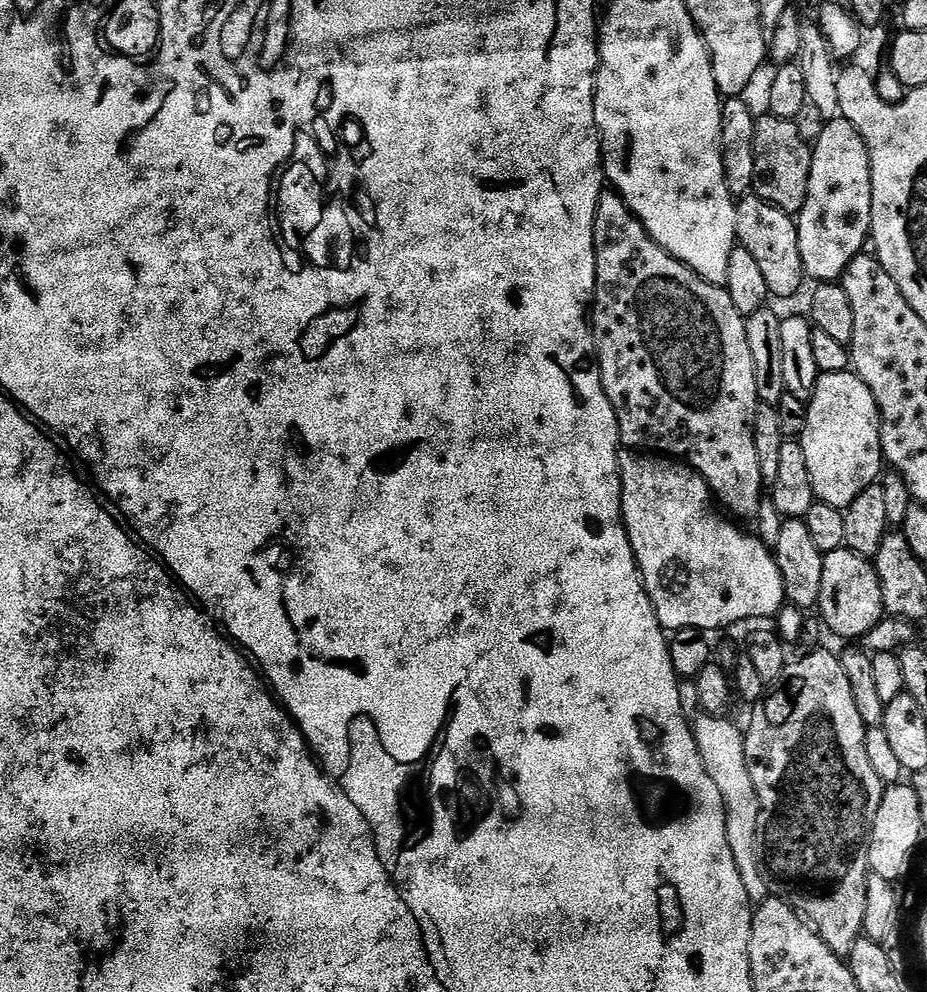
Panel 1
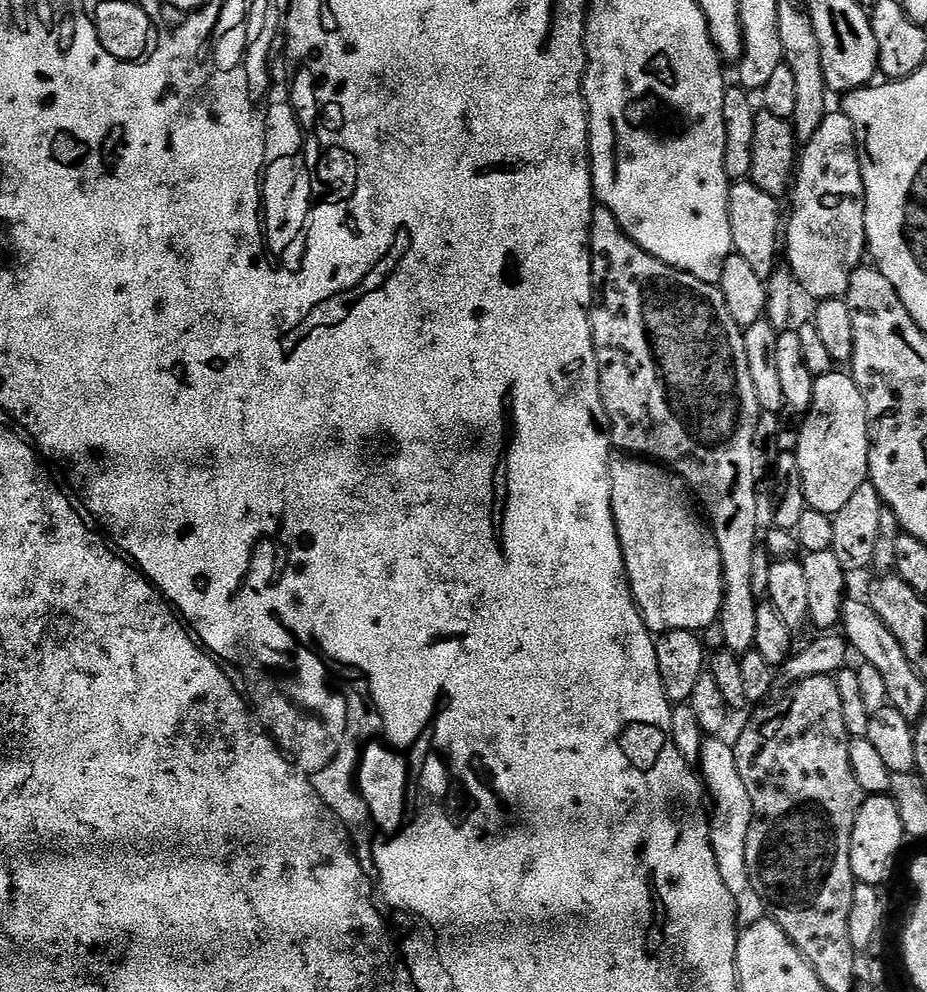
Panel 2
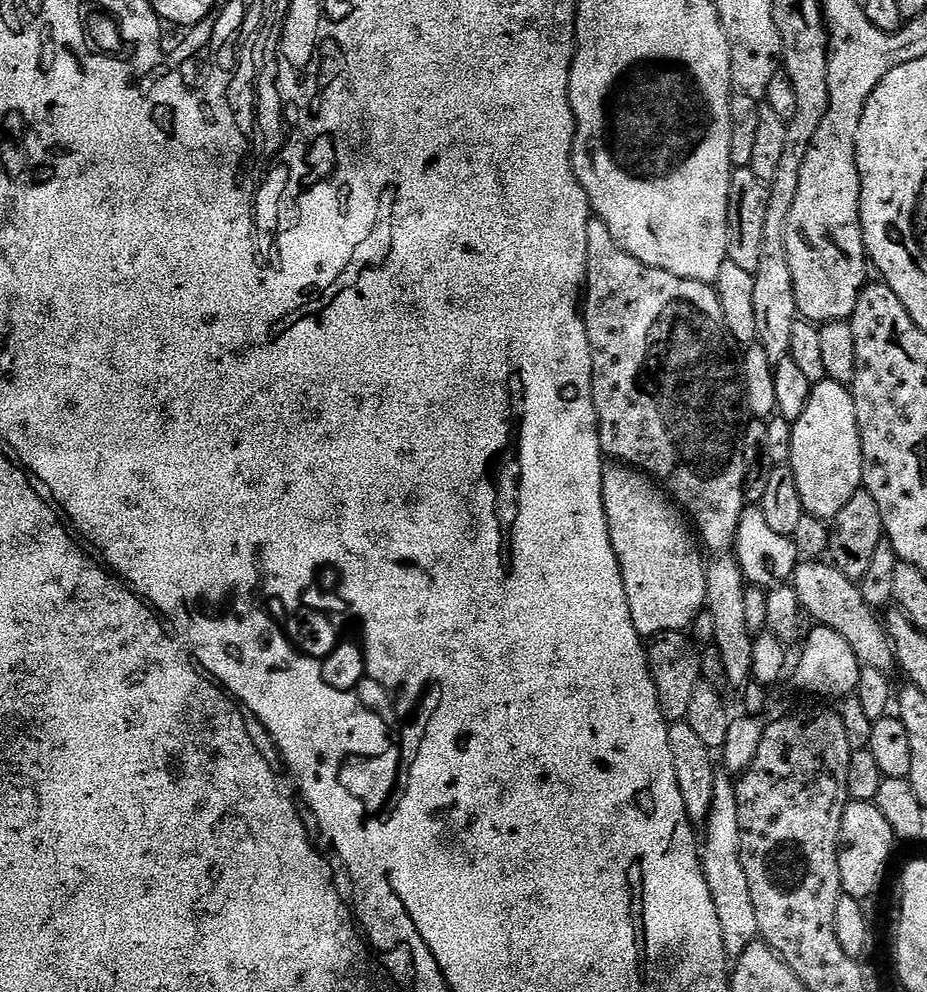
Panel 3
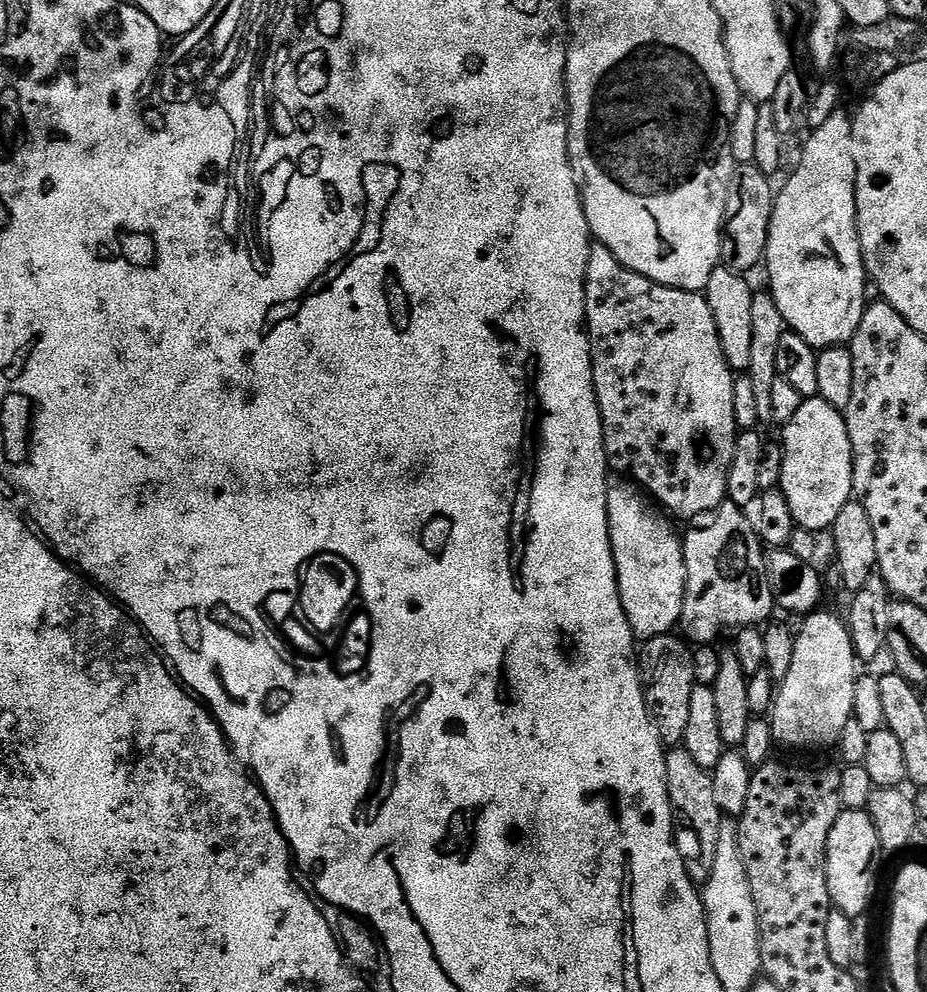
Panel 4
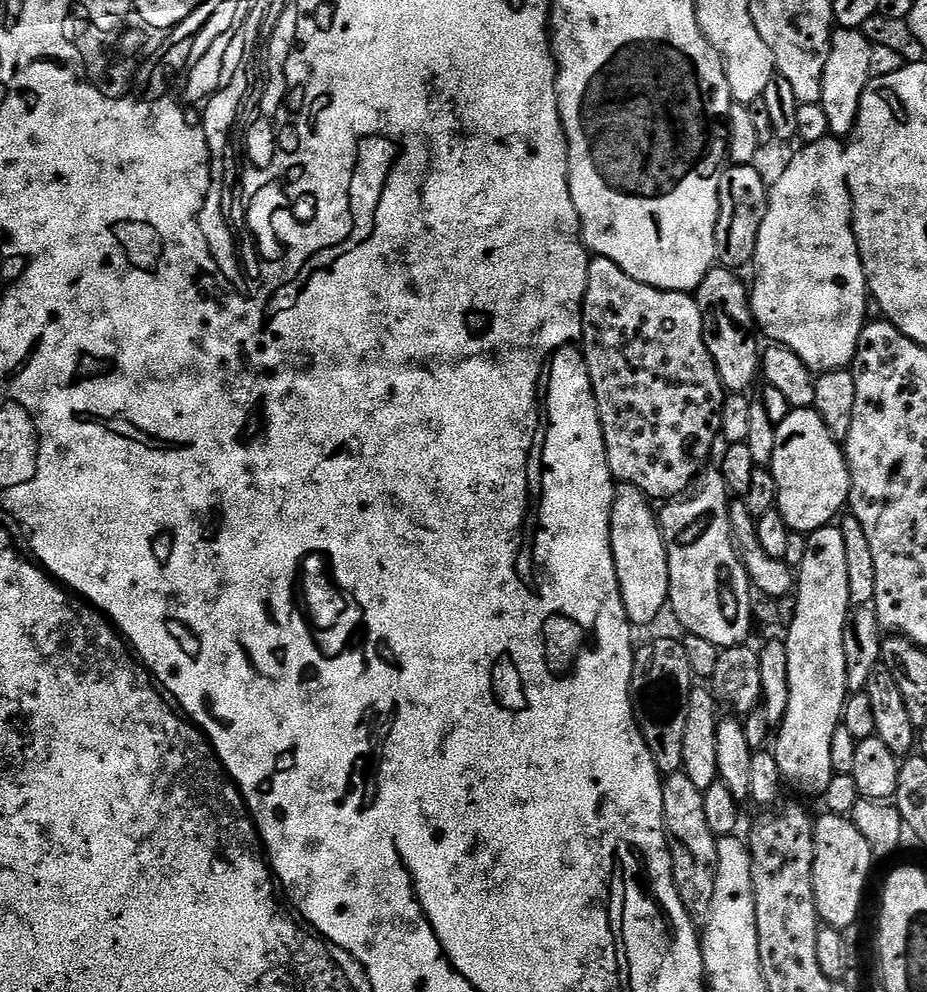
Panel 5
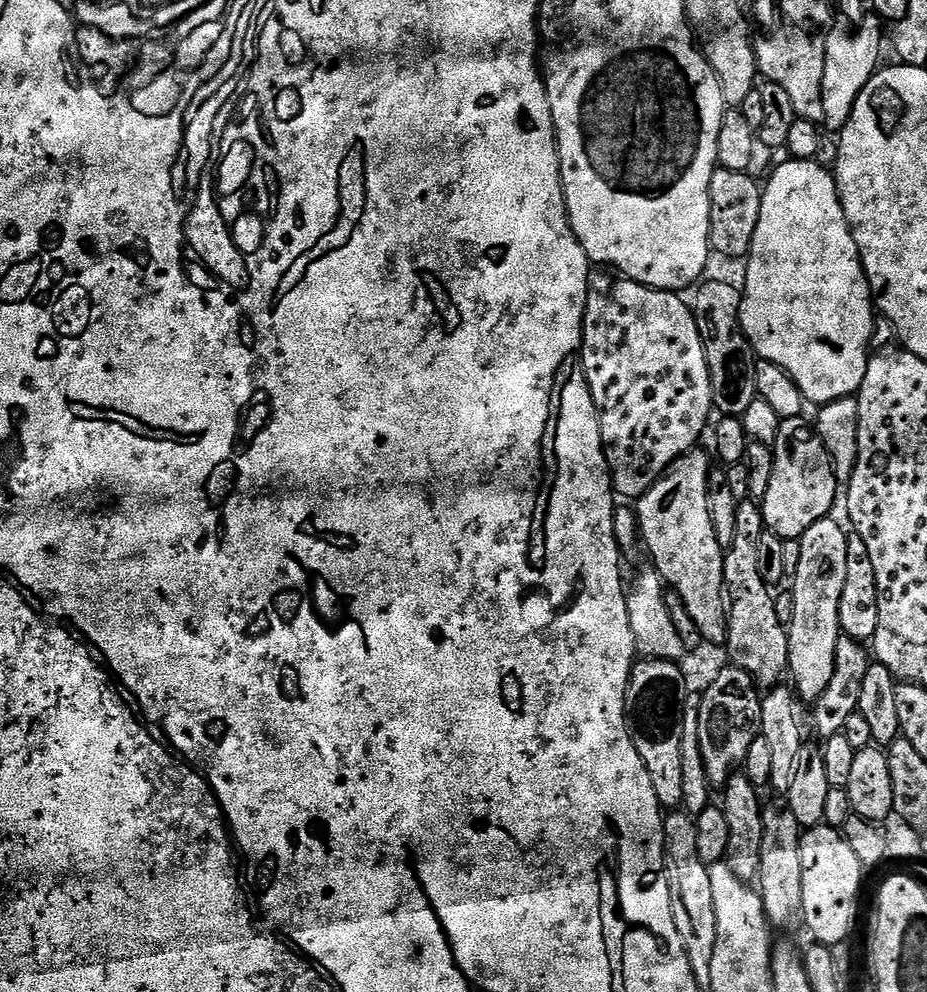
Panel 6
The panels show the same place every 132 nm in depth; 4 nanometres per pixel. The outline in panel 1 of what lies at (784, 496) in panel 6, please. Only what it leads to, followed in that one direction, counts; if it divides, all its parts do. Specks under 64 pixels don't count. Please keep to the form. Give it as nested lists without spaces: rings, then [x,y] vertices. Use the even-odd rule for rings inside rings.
[[[855,371],[822,374],[806,407],[806,426],[798,439],[802,454],[806,454],[813,497],[819,503],[843,510],[862,490],[873,487],[882,475],[880,417],[874,394],[870,394],[870,386]]]

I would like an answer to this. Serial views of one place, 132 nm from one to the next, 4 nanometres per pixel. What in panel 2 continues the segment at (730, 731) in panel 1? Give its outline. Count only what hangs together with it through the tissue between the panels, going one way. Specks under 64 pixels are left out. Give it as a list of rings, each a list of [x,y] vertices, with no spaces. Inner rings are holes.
[[[724,738],[705,739],[700,751],[698,772],[710,797],[708,829],[714,858],[718,858],[718,870],[722,873],[722,880],[726,882],[726,890],[730,890],[734,898],[736,923],[741,929],[746,929],[754,922],[765,919],[766,905],[762,902],[758,890],[754,890],[754,882],[750,882],[750,870],[746,866],[746,834],[750,834],[752,821],[750,790],[746,790],[746,782],[742,782],[735,747],[720,739]]]

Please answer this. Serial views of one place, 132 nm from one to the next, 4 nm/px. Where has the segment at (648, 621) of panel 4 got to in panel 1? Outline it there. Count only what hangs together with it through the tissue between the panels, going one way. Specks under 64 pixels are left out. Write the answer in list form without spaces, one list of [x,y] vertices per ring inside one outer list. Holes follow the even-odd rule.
[[[635,450],[621,451],[618,466],[624,529],[630,538],[644,589],[665,633],[675,634],[692,628],[701,634],[709,634],[715,628],[728,628],[739,620],[775,617],[785,606],[784,584],[775,555],[765,547],[759,536],[747,536],[742,529],[731,524],[731,519],[723,520],[708,505],[708,486],[693,468],[659,454],[641,454]]]

